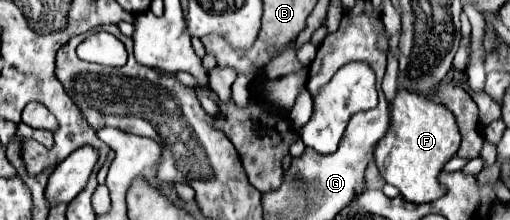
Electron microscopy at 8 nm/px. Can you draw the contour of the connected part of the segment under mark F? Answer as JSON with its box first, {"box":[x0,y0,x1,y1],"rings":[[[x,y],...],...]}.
{"box":[374,90,461,204],"rings":[[[398,90],[392,106],[390,106],[390,130],[378,142],[374,160],[382,174],[382,178],[396,186],[404,200],[412,204],[432,202],[446,194],[446,188],[438,182],[438,174],[442,172],[444,164],[456,156],[461,143],[454,114],[420,94],[412,94],[406,90]]]}

